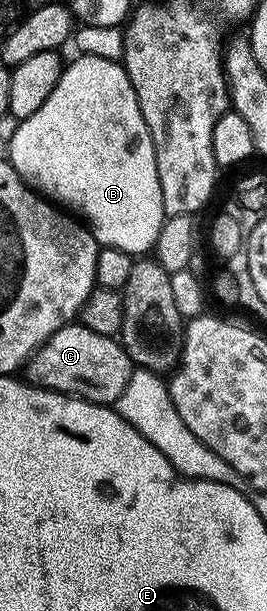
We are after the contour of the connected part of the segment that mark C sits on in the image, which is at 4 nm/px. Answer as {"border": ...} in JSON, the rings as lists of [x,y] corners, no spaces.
{"border":[[[70,324],[59,328],[55,336],[38,346],[23,367],[23,378],[44,390],[72,394],[75,398],[109,406],[116,403],[123,388],[127,388],[127,380],[134,368],[129,353],[117,338],[91,332],[91,328],[80,324]]]}

